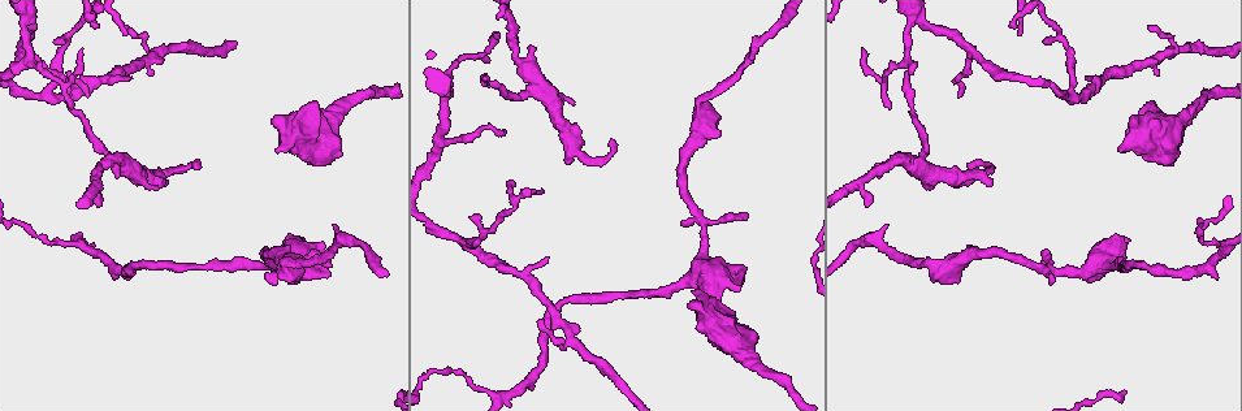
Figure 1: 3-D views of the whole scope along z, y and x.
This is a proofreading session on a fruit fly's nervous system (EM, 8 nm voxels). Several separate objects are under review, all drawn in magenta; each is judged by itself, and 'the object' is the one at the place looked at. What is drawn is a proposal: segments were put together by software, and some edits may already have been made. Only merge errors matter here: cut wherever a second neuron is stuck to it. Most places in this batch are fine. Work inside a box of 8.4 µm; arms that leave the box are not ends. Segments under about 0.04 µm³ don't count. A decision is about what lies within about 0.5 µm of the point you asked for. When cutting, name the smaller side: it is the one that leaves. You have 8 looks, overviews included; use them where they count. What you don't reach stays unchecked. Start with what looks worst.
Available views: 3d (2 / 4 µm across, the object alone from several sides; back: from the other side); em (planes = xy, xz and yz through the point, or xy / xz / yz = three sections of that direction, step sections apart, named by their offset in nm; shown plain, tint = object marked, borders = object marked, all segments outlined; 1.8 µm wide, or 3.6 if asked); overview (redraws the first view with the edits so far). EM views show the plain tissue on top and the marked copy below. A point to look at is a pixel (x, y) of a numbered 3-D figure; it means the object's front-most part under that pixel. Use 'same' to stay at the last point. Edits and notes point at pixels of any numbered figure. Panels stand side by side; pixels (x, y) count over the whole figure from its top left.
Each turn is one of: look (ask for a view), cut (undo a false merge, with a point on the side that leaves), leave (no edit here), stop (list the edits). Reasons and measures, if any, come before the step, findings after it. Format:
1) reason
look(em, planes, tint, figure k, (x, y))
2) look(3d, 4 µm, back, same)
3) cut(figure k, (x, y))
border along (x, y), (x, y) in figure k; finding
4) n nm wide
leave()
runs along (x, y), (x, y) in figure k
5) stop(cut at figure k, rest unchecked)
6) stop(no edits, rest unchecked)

three-way junction
look(em, 3.6 µm, xy, step 16, tint, figure 1, (291, 129))

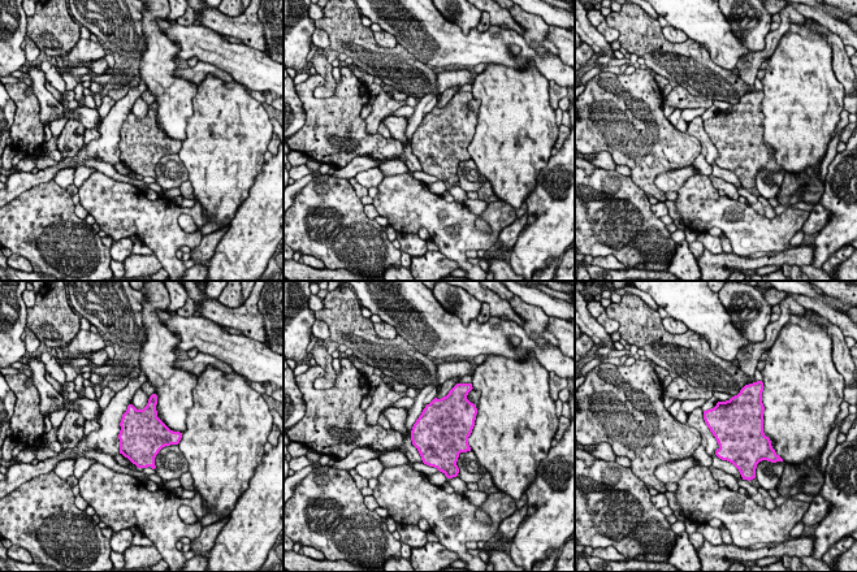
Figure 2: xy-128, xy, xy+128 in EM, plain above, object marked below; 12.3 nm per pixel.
leave()
continuous, no second neuron

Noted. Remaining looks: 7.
thick turns thin
look(em, planes, tint, figure 1, (902, 158))

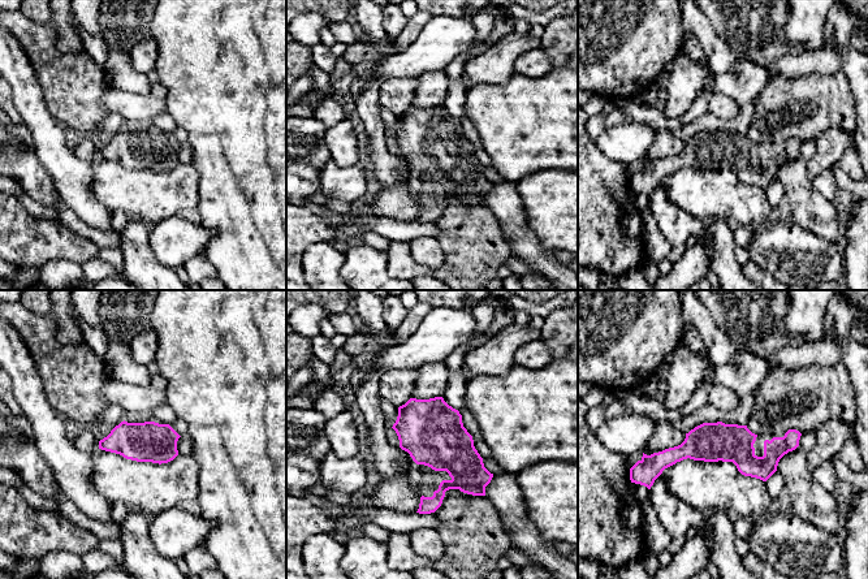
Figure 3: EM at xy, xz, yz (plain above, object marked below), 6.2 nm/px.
leave()
runs along (797, 435), (765, 461), (686, 449), (651, 463) in figure 3; all the same neuron

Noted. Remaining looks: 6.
calibre changes
look(3d, 4 µm, figure 1, (924, 261))

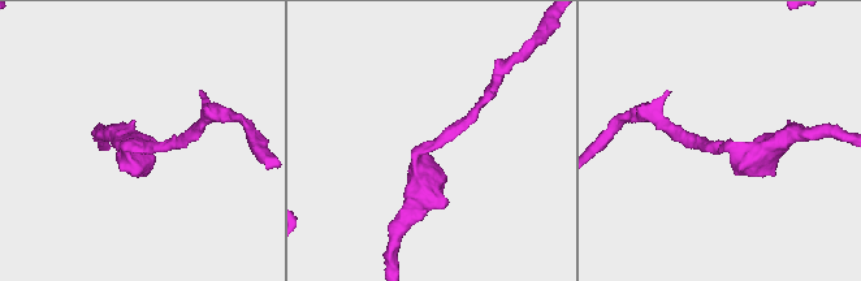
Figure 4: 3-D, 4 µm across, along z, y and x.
shape alone is not enough
look(em, planes, tint, figure 4, (721, 148))

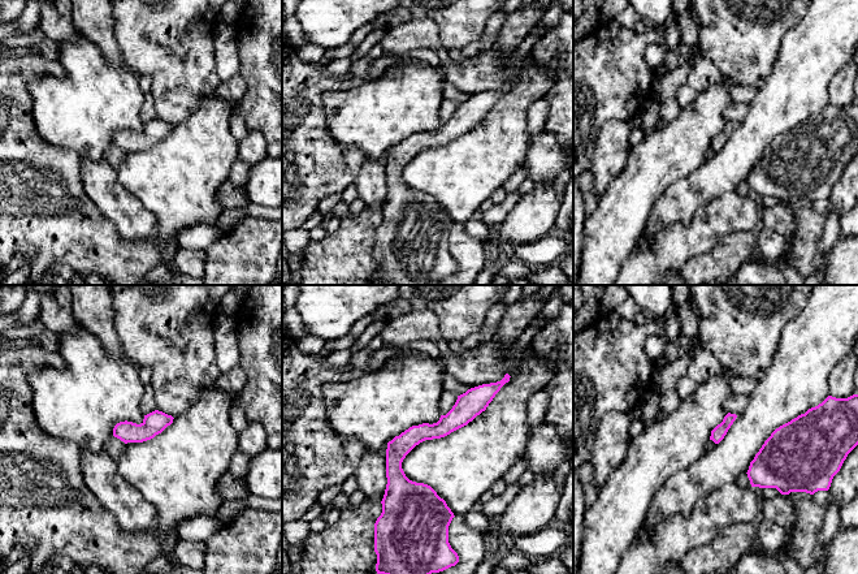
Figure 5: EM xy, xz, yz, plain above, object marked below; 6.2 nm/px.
leave()
runs along (492, 387), (395, 454), (421, 509) in figure 5; one neuron here

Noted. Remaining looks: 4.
sudden change in width
look(3d, 4 µm, figure 1, (25, 32))

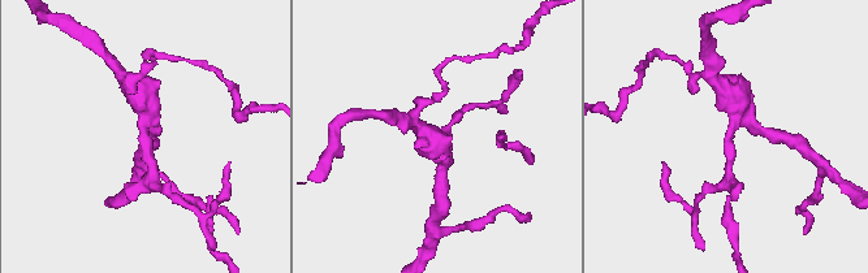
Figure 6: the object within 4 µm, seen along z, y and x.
now the EM
look(em, planes, tint, figure 6, (727, 142))

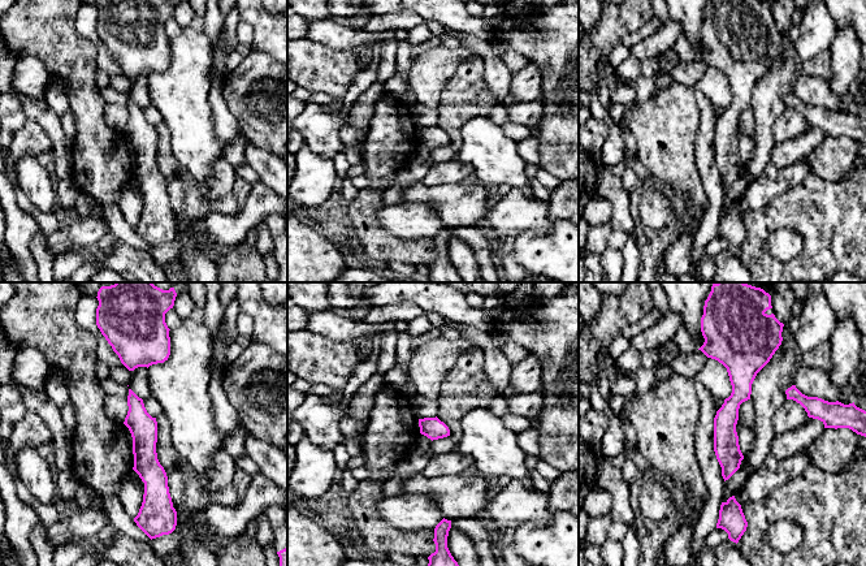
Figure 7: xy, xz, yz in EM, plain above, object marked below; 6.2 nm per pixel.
140 nm wide
leave()
runs along (718, 350), (737, 370), (726, 475) in figure 7; continuous, no second neuron

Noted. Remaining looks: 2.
stop(no edits, rest unchecked)

